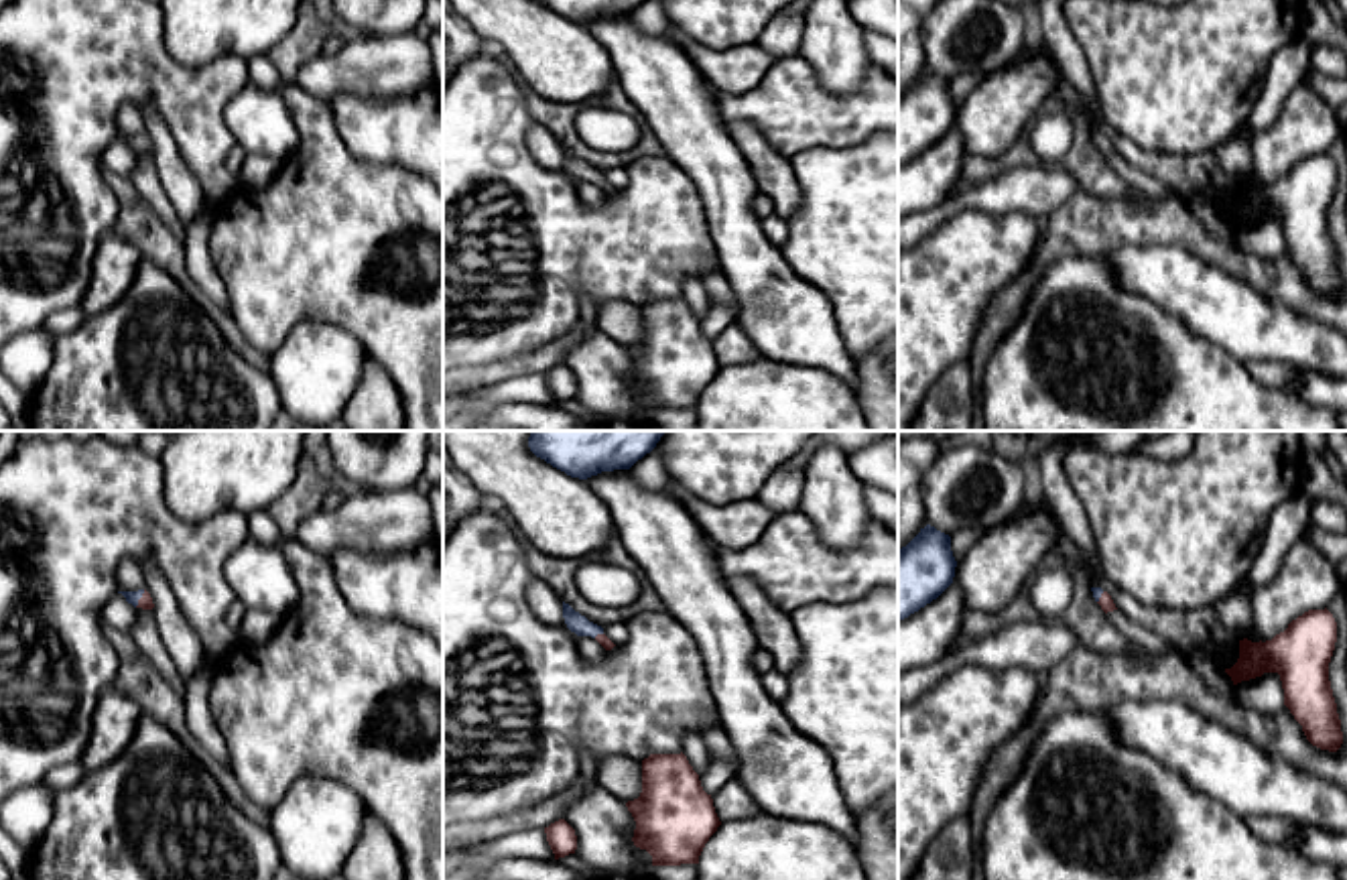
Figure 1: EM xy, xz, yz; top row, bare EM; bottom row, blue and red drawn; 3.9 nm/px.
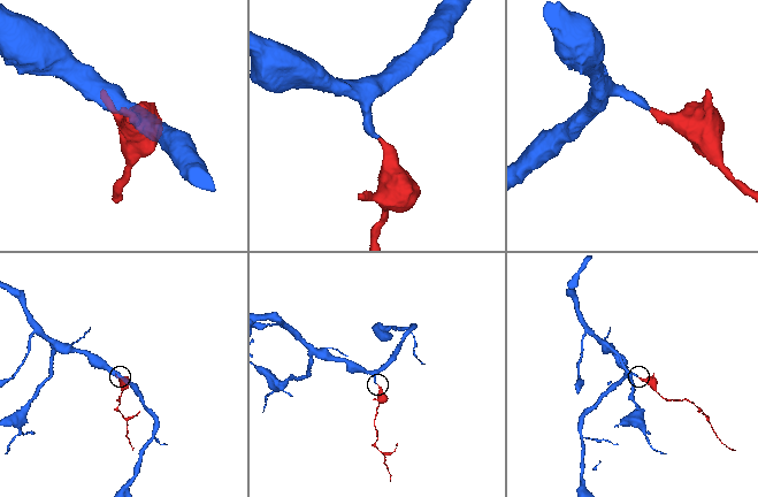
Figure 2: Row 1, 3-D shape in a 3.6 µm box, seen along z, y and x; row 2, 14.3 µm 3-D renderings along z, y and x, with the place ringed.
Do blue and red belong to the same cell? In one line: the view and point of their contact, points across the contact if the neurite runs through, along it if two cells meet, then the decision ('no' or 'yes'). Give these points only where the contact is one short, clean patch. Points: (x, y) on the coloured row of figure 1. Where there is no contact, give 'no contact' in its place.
xy (141, 596) | across xy (133, 598), (141, 596), (145, 602) | yes

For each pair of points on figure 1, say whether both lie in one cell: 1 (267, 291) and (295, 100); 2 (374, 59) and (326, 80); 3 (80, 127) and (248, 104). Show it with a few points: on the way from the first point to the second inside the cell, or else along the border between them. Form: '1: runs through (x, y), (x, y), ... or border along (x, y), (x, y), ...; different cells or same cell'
1: runs through (303, 244), (311, 236), (311, 147); same cell
2: runs through (362, 68), (338, 74); same cell
3: border along (248, 84), (224, 110), (224, 124), (236, 145); different cells

